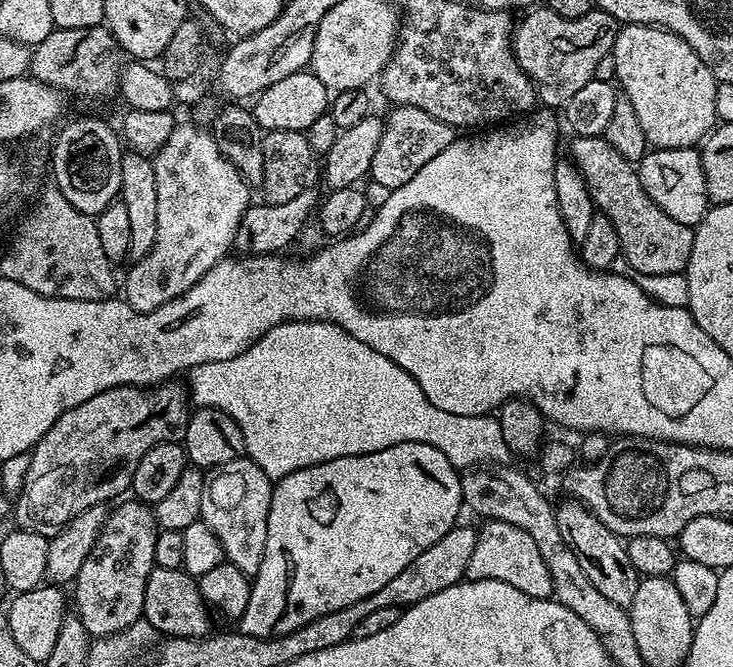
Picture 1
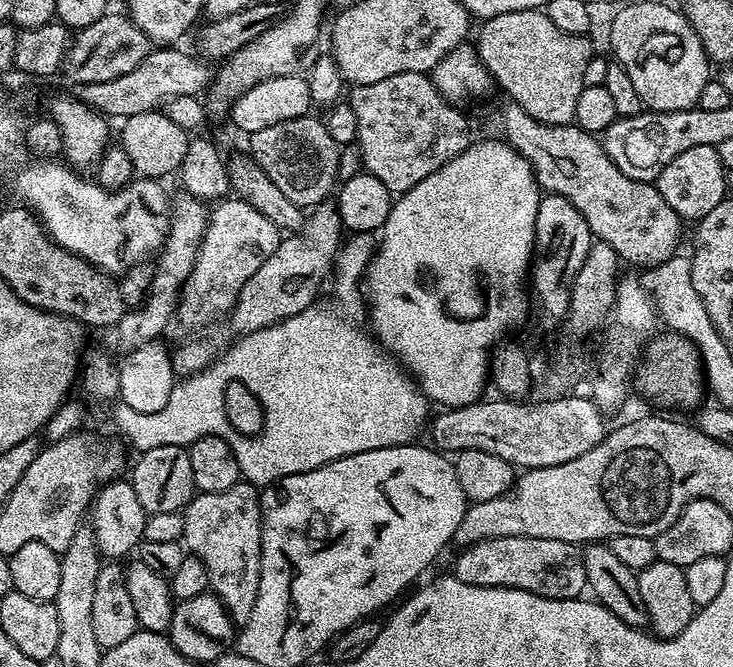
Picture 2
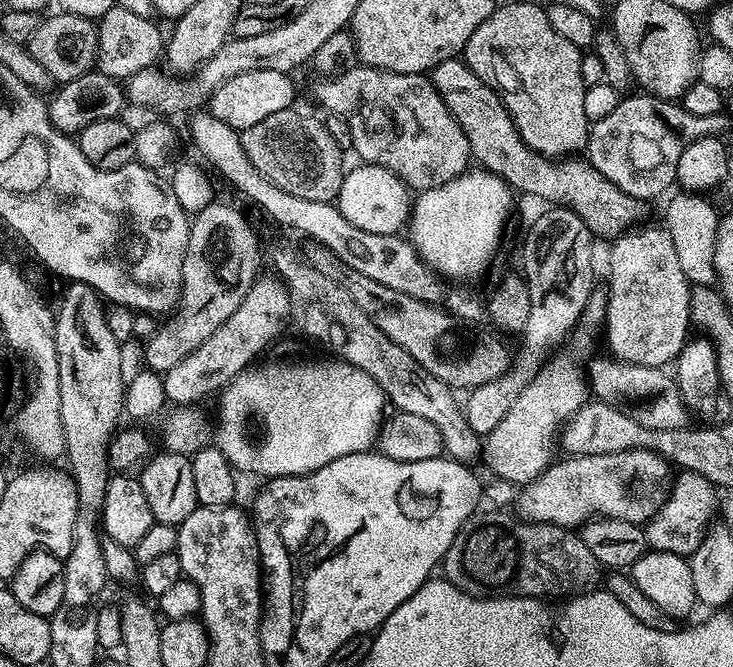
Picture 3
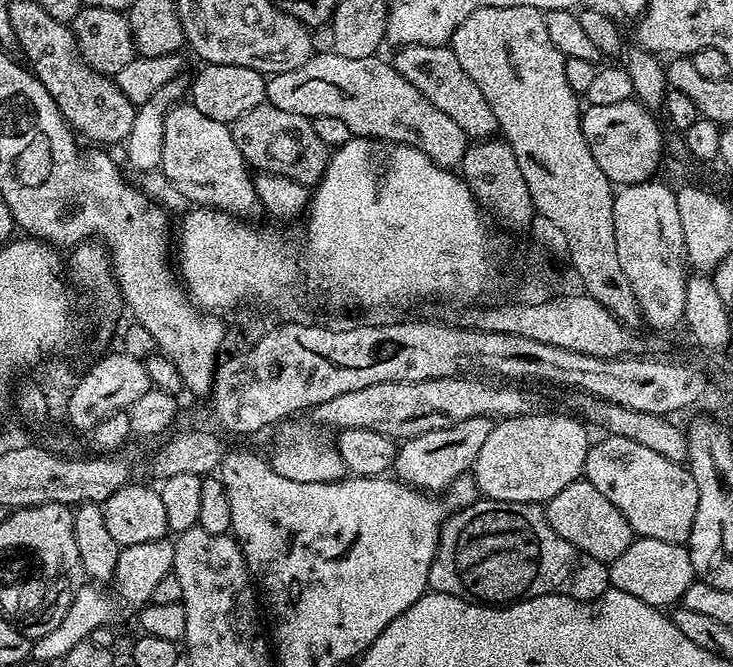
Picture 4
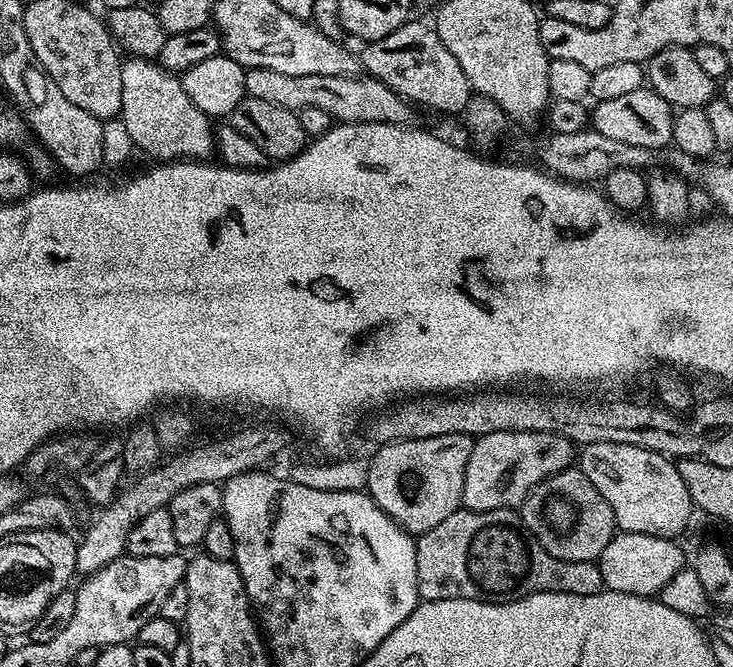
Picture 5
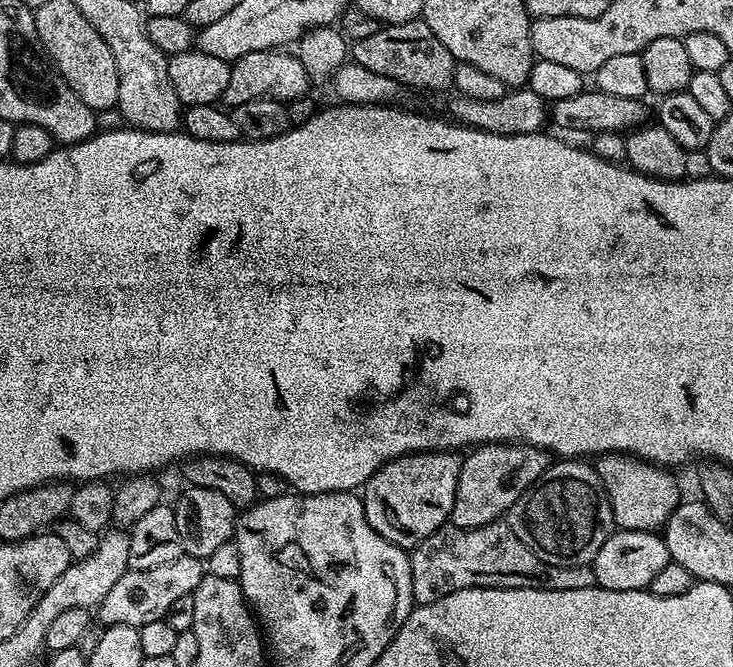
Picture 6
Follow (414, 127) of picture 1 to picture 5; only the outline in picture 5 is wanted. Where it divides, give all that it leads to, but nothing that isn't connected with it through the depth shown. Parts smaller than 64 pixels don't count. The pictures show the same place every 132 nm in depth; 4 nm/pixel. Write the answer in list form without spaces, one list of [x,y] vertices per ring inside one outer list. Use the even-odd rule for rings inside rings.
[[[250,68],[244,74],[244,90],[247,95],[262,98],[273,106],[286,106],[291,112],[299,113],[306,106],[326,110],[333,121],[345,124],[369,124],[386,122],[387,124],[411,125],[413,105],[399,96],[390,86],[372,79],[367,74],[355,76],[331,76],[330,74],[278,74],[278,70]]]

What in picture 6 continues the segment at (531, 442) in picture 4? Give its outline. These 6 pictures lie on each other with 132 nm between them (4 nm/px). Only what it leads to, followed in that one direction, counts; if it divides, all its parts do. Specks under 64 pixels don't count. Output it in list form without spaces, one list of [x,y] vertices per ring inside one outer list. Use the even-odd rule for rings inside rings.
[[[481,444],[473,447],[460,462],[451,523],[458,528],[497,523],[511,510],[514,502],[518,502],[520,495],[548,469],[549,463],[549,453],[529,444]]]

